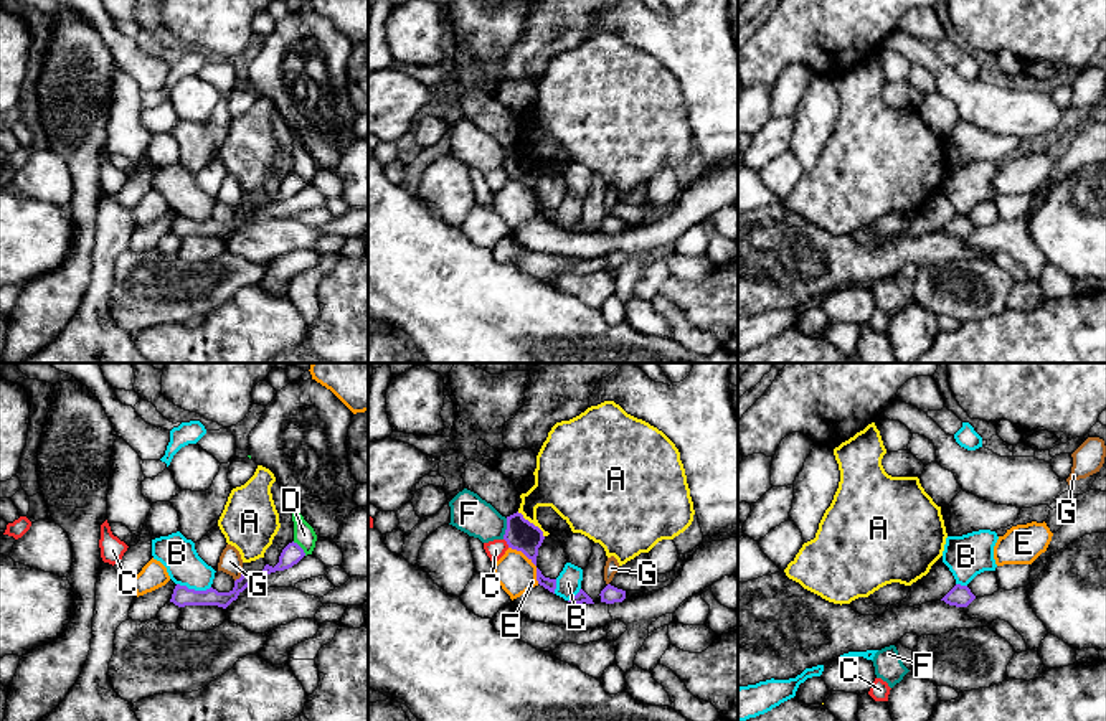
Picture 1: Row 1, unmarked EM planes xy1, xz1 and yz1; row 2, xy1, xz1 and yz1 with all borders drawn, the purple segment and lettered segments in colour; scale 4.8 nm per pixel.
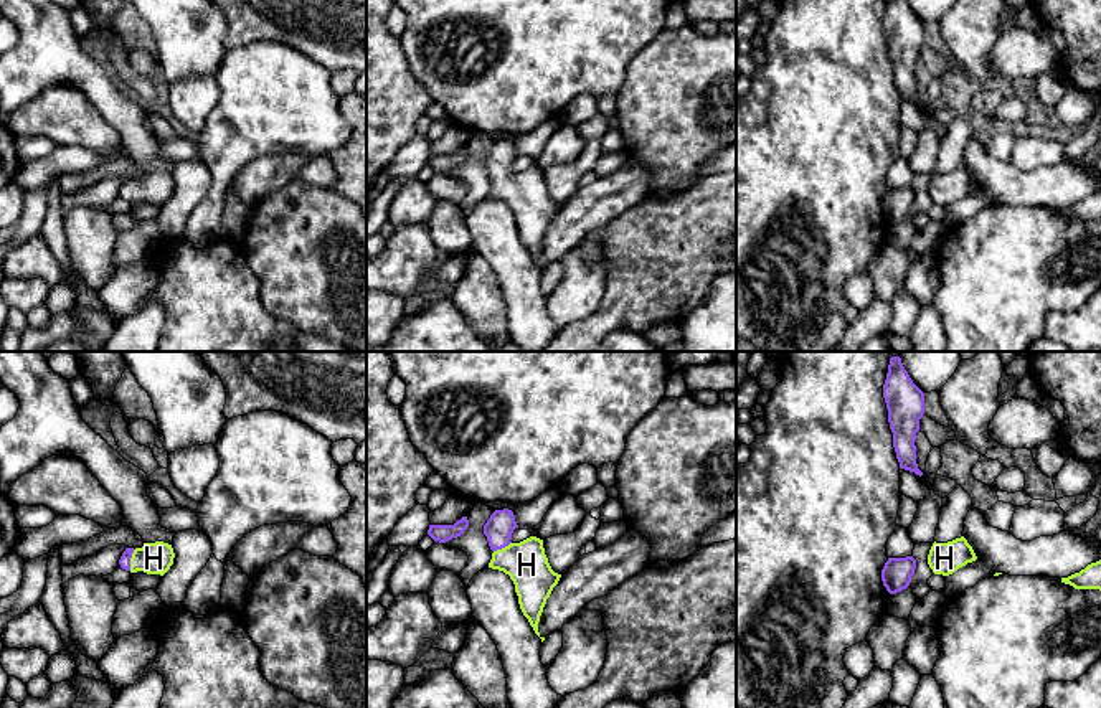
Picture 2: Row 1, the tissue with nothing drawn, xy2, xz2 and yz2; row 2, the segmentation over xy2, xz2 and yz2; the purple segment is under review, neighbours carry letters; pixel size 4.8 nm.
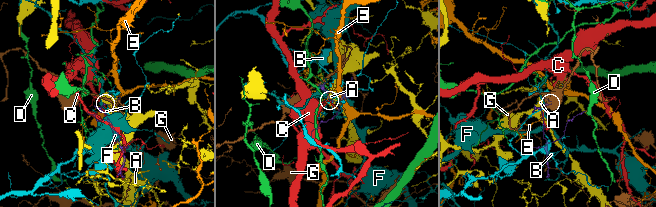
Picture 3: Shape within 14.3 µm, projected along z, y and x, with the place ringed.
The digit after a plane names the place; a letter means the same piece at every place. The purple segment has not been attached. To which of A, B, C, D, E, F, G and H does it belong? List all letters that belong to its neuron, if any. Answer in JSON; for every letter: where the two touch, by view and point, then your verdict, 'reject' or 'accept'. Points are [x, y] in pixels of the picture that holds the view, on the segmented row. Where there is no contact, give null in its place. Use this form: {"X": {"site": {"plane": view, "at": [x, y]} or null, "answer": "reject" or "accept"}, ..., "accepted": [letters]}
{"A": {"site": {"plane": "xz1", "at": [532, 523]}, "answer": "reject"}, "B": {"site": {"plane": "xy1", "at": [193, 589]}, "answer": "reject"}, "C": {"site": {"plane": "xz1", "at": [507, 543]}, "answer": "reject"}, "D": {"site": {"plane": "xy1", "at": [301, 548]}, "answer": "reject"}, "E": {"site": {"plane": "xz1", "at": [532, 561]}, "answer": "reject"}, "F": {"site": {"plane": "xz1", "at": [507, 528]}, "answer": "reject"}, "G": {"site": {"plane": "xy1", "at": [241, 576]}, "answer": "reject"}, "H": {"site": {"plane": "xy2", "at": [129, 560]}, "answer": "accept"}, "accepted": ["H"]}

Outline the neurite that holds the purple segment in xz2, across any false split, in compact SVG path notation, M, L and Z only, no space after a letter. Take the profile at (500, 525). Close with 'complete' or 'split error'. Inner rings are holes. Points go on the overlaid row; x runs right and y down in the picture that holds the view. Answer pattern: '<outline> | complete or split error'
M508 508L495 510L484 525L484 535L494 551L489 568L510 576L520 609L540 637L540 616L561 574L551 569L543 540L530 536L520 543L512 543L510 536L515 528L518 525Z | split error

